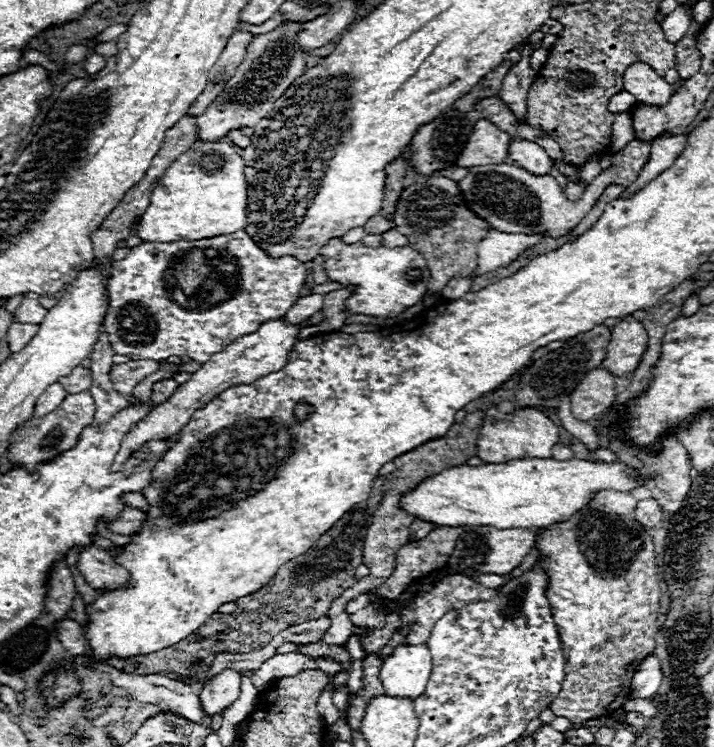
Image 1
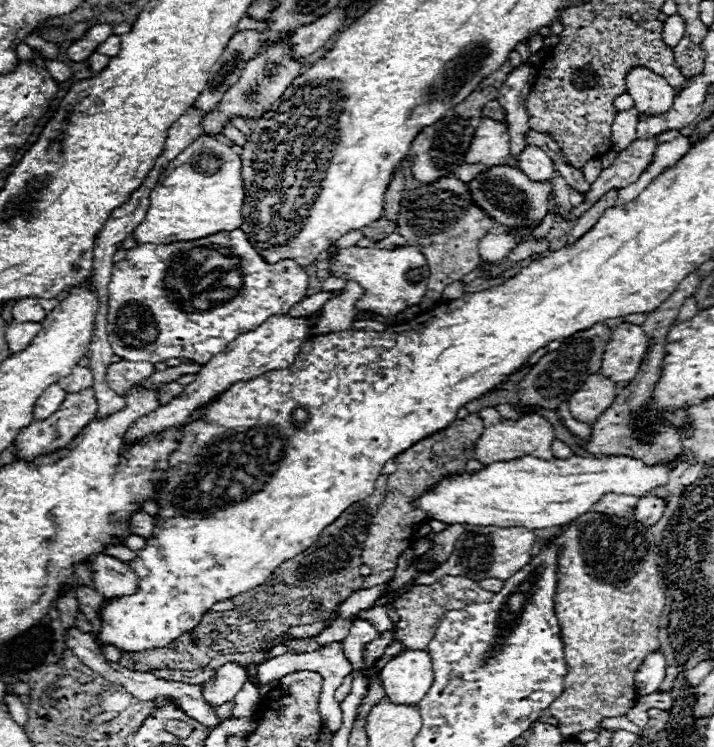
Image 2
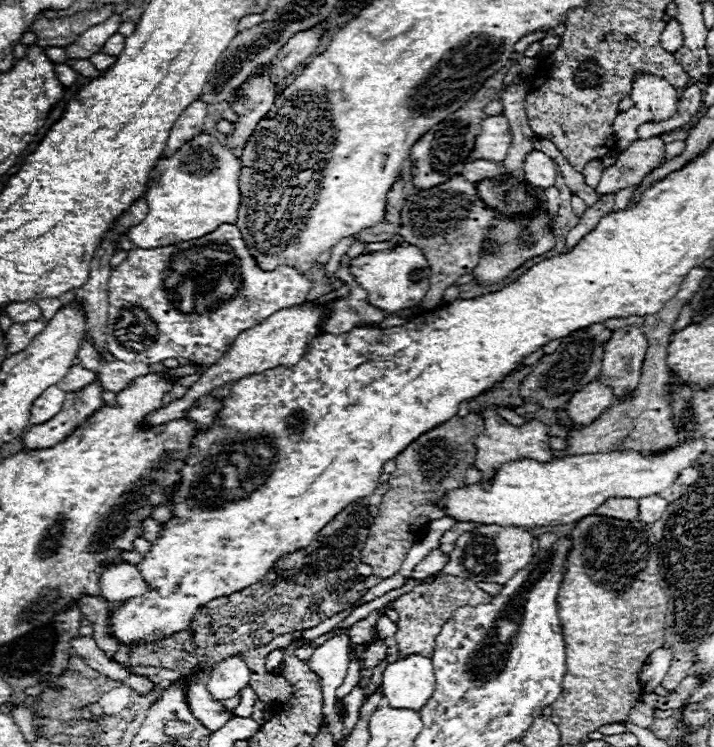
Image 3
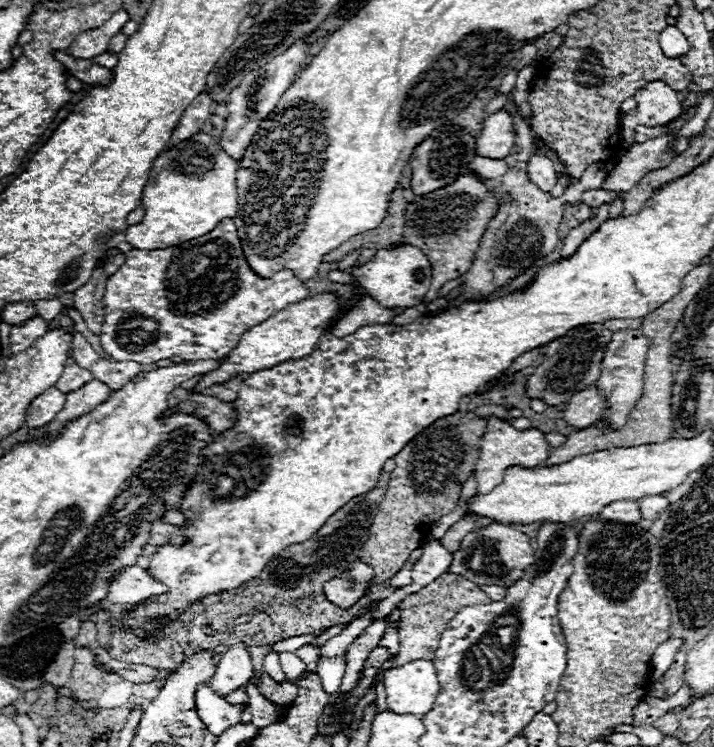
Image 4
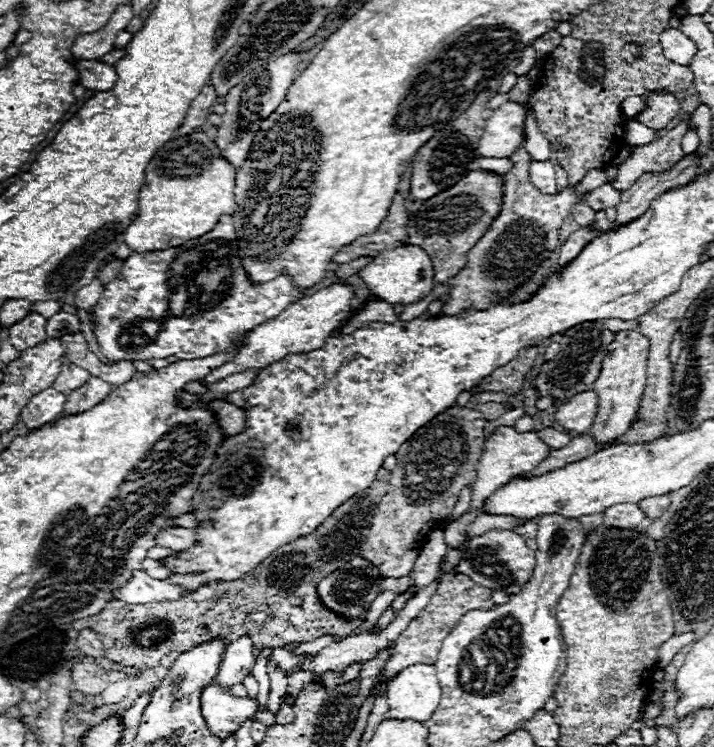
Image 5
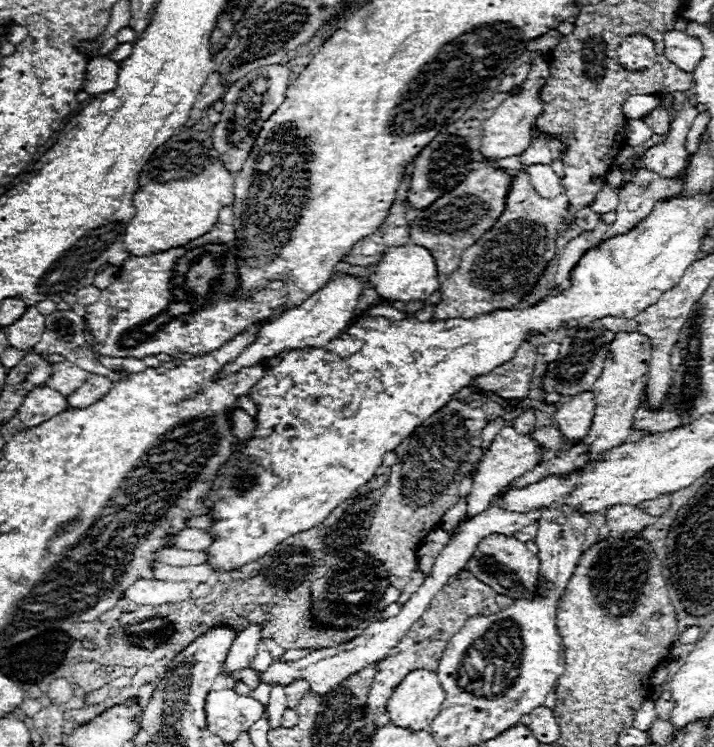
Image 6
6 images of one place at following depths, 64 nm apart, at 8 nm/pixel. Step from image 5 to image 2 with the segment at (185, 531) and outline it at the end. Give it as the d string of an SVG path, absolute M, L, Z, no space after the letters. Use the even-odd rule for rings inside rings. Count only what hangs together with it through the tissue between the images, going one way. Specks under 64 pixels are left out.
M136 512L132 516L132 534L138 534L142 538L150 536L150 532L154 530L154 518L146 512Z

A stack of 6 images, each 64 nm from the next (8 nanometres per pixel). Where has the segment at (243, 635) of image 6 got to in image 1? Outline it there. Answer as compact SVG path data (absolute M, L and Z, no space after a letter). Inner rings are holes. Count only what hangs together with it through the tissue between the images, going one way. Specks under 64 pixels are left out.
M226 668L220 674L216 674L212 680L208 680L200 692L204 712L214 716L222 708L232 706L240 694L240 680L242 672L232 668Z

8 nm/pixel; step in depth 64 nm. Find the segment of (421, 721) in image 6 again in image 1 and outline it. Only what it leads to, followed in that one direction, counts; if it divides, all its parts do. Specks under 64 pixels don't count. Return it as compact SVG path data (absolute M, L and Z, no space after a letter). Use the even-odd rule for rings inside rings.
M398 646L382 668L380 680L388 696L408 696L416 700L432 676L432 656L428 646Z

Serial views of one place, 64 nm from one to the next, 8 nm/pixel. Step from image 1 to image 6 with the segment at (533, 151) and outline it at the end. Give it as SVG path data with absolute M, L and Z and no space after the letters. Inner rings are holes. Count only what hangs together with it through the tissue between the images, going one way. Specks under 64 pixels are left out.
M534 164L526 172L530 176L530 184L534 186L534 190L540 196L554 198L554 196L560 196L564 192L564 188L560 184L560 178L556 176L556 172L552 170L550 164Z

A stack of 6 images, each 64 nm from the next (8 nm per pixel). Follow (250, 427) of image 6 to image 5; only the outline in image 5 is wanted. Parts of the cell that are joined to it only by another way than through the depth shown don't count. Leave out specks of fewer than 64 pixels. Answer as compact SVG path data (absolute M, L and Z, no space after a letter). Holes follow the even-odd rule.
M212 402L210 408L214 410L218 422L220 422L220 428L224 432L228 432L230 436L238 434L238 432L244 432L246 428L246 420L244 420L244 410L234 406L234 404L228 404L228 402Z

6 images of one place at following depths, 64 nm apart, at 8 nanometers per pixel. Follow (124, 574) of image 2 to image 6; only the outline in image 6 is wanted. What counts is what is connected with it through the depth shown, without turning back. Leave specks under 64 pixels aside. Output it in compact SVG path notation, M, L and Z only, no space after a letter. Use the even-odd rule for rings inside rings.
M136 580L124 596L136 604L158 606L188 600L192 594L192 584L188 582L168 582L168 580Z

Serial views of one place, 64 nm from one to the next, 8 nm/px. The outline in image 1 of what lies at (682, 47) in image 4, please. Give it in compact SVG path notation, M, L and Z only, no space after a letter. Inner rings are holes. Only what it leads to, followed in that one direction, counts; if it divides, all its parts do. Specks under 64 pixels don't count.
M678 6L670 16L666 16L666 18L660 22L660 26L662 26L662 32L664 32L666 40L672 42L672 44L676 44L676 42L682 40L684 34L688 32L688 26L690 26L688 10L682 8L682 6Z

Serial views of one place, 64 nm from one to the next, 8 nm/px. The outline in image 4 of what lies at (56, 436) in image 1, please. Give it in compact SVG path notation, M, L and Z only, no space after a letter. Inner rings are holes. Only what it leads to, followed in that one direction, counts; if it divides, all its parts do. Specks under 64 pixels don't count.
M90 380L90 384L84 384L82 388L66 394L66 408L62 408L62 412L58 412L58 416L46 424L46 428L38 428L38 430L30 430L30 438L34 436L42 436L46 432L56 434L68 420L74 420L86 412L90 412L92 408L100 406L108 396L110 396L110 388L106 388L106 384L102 384L100 380Z

